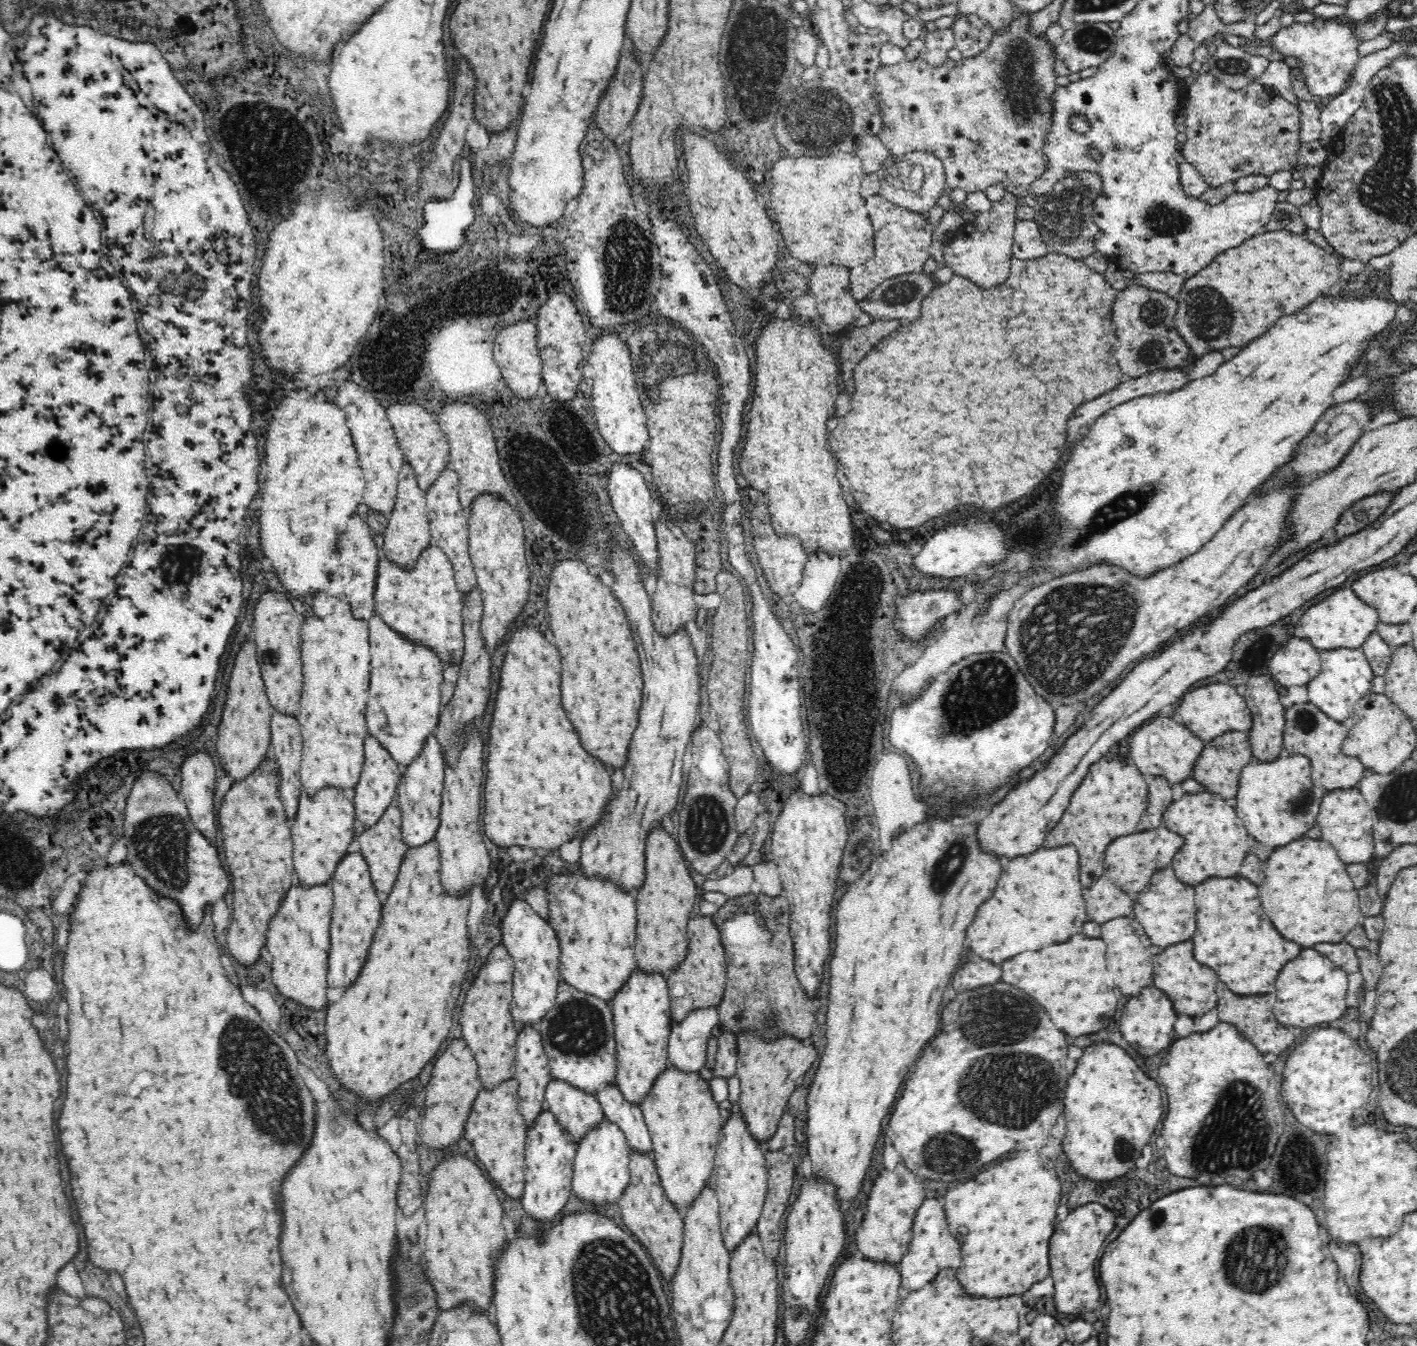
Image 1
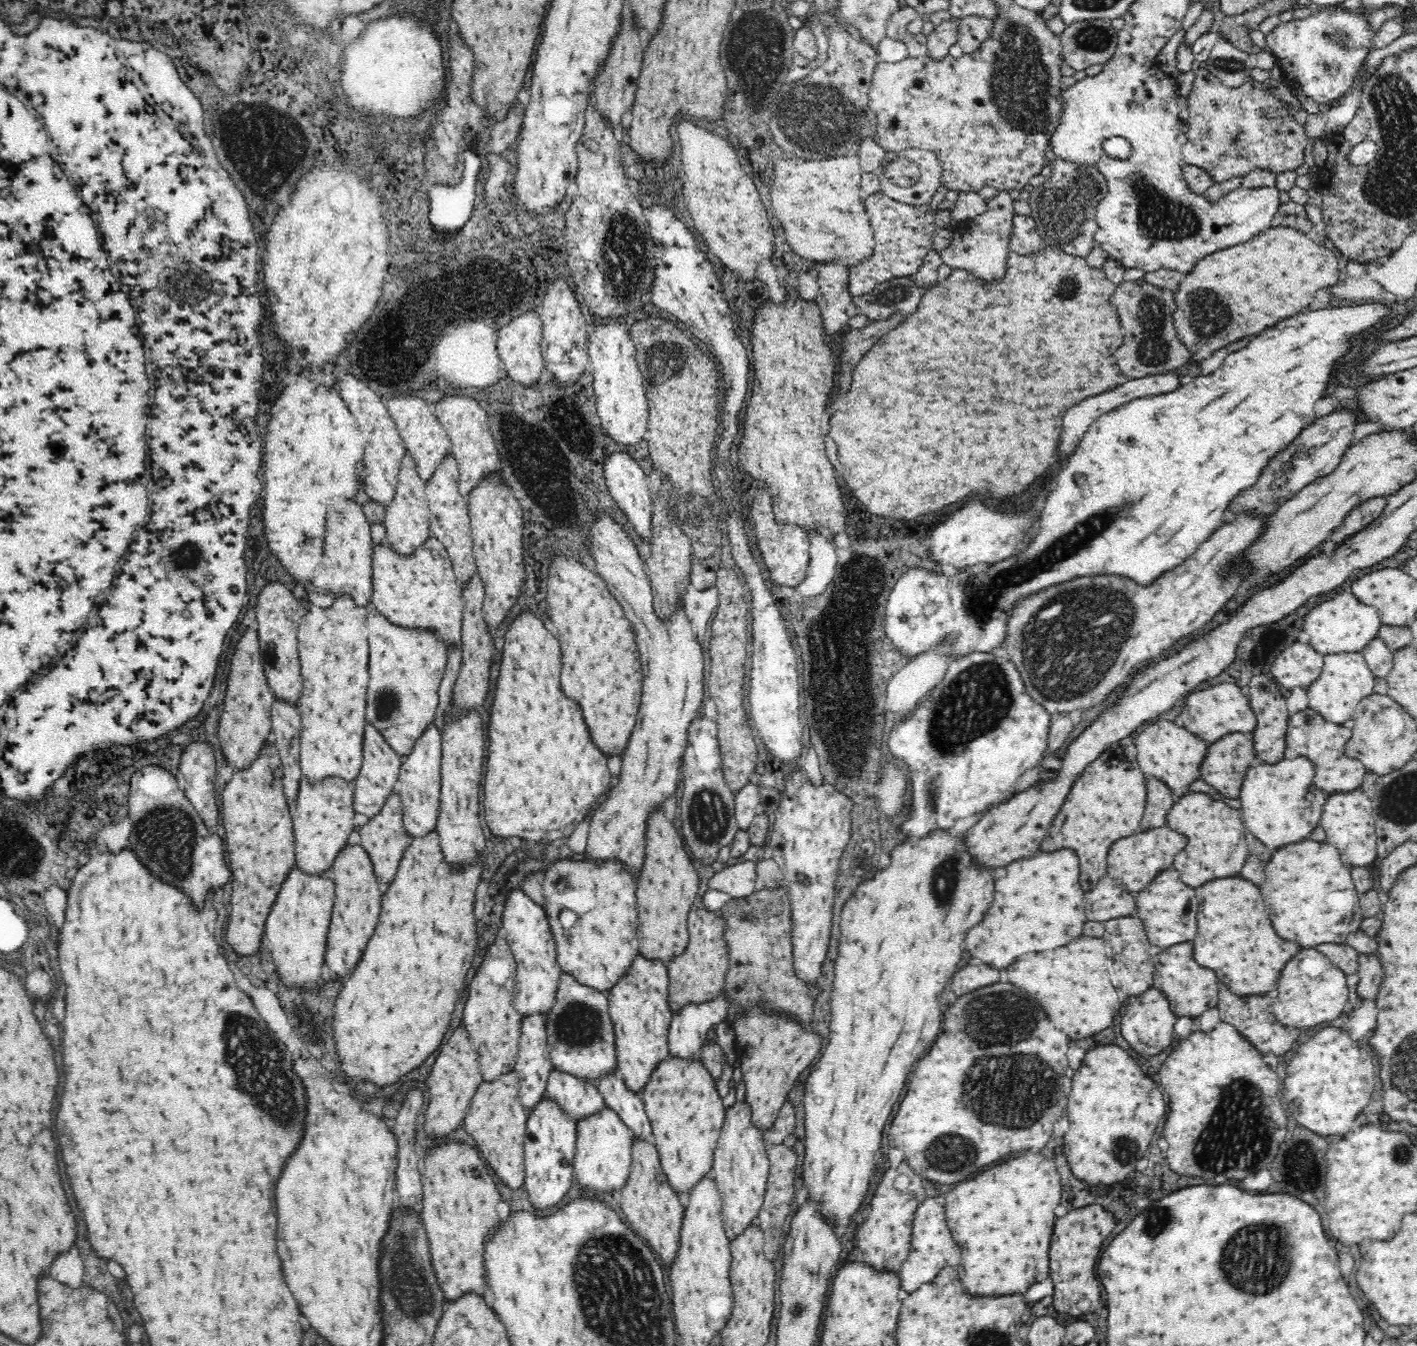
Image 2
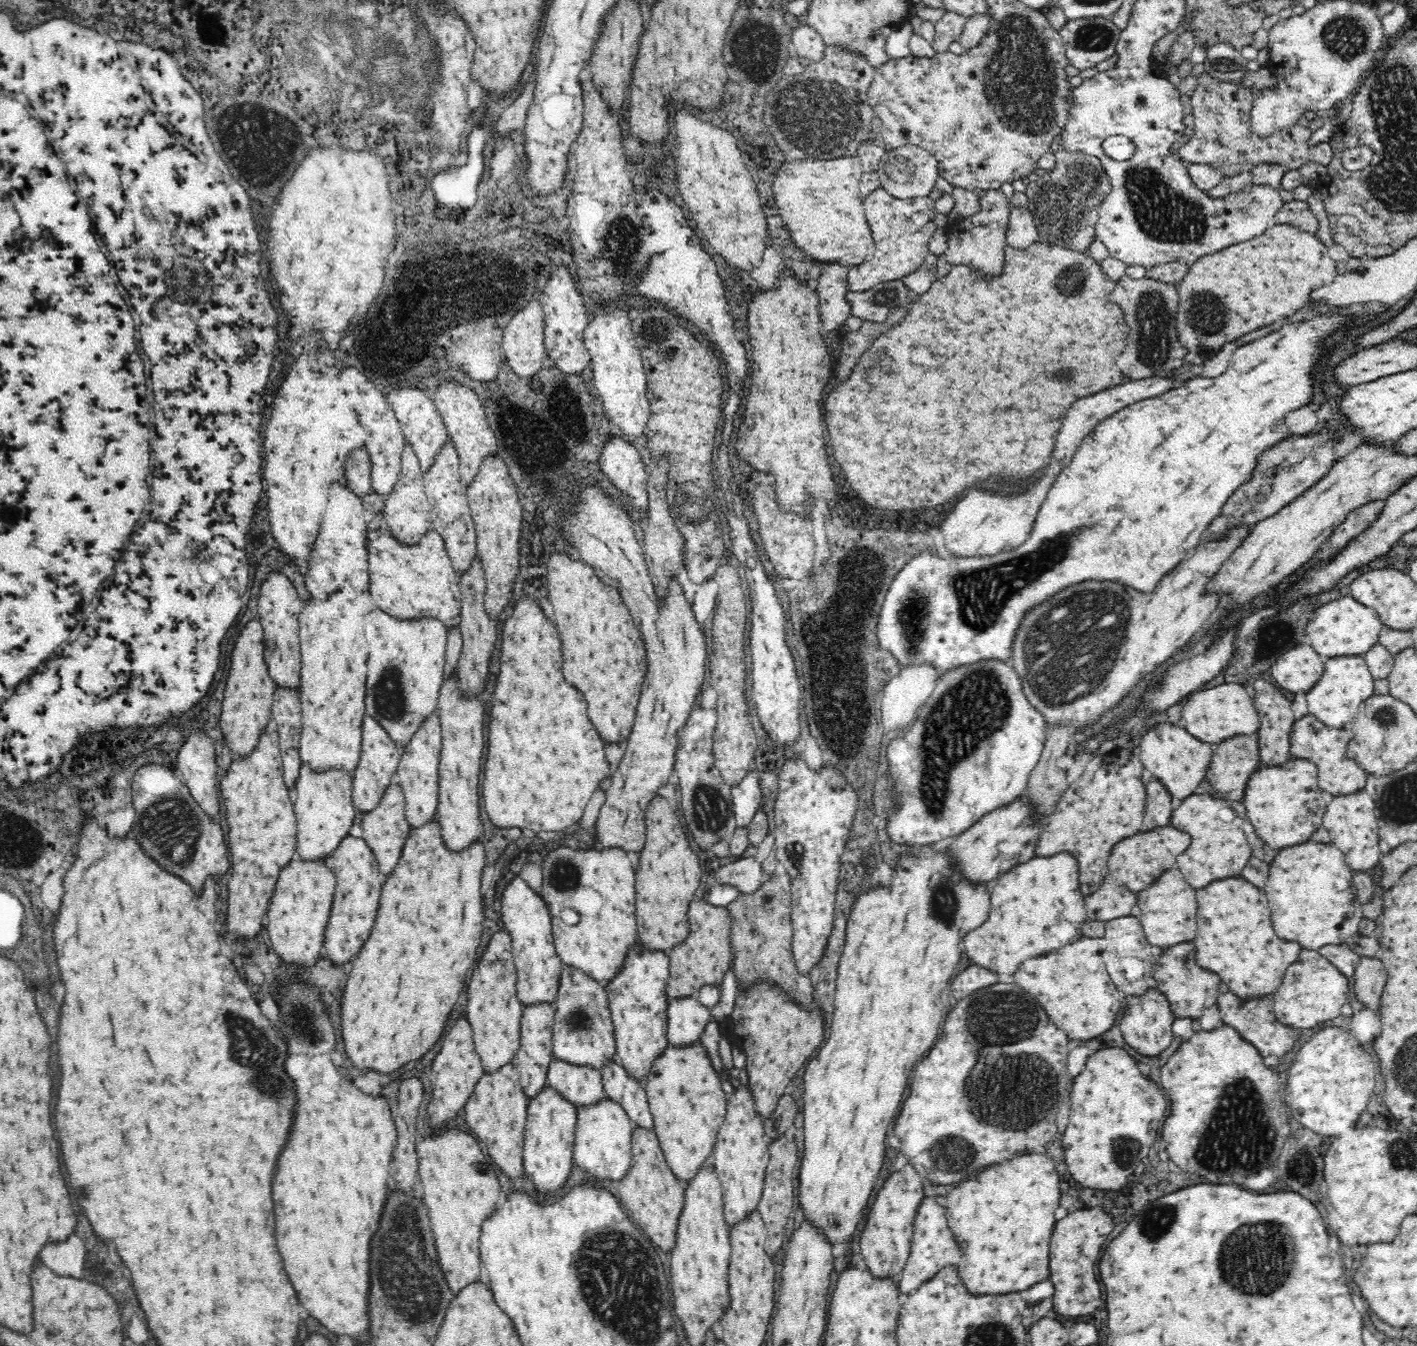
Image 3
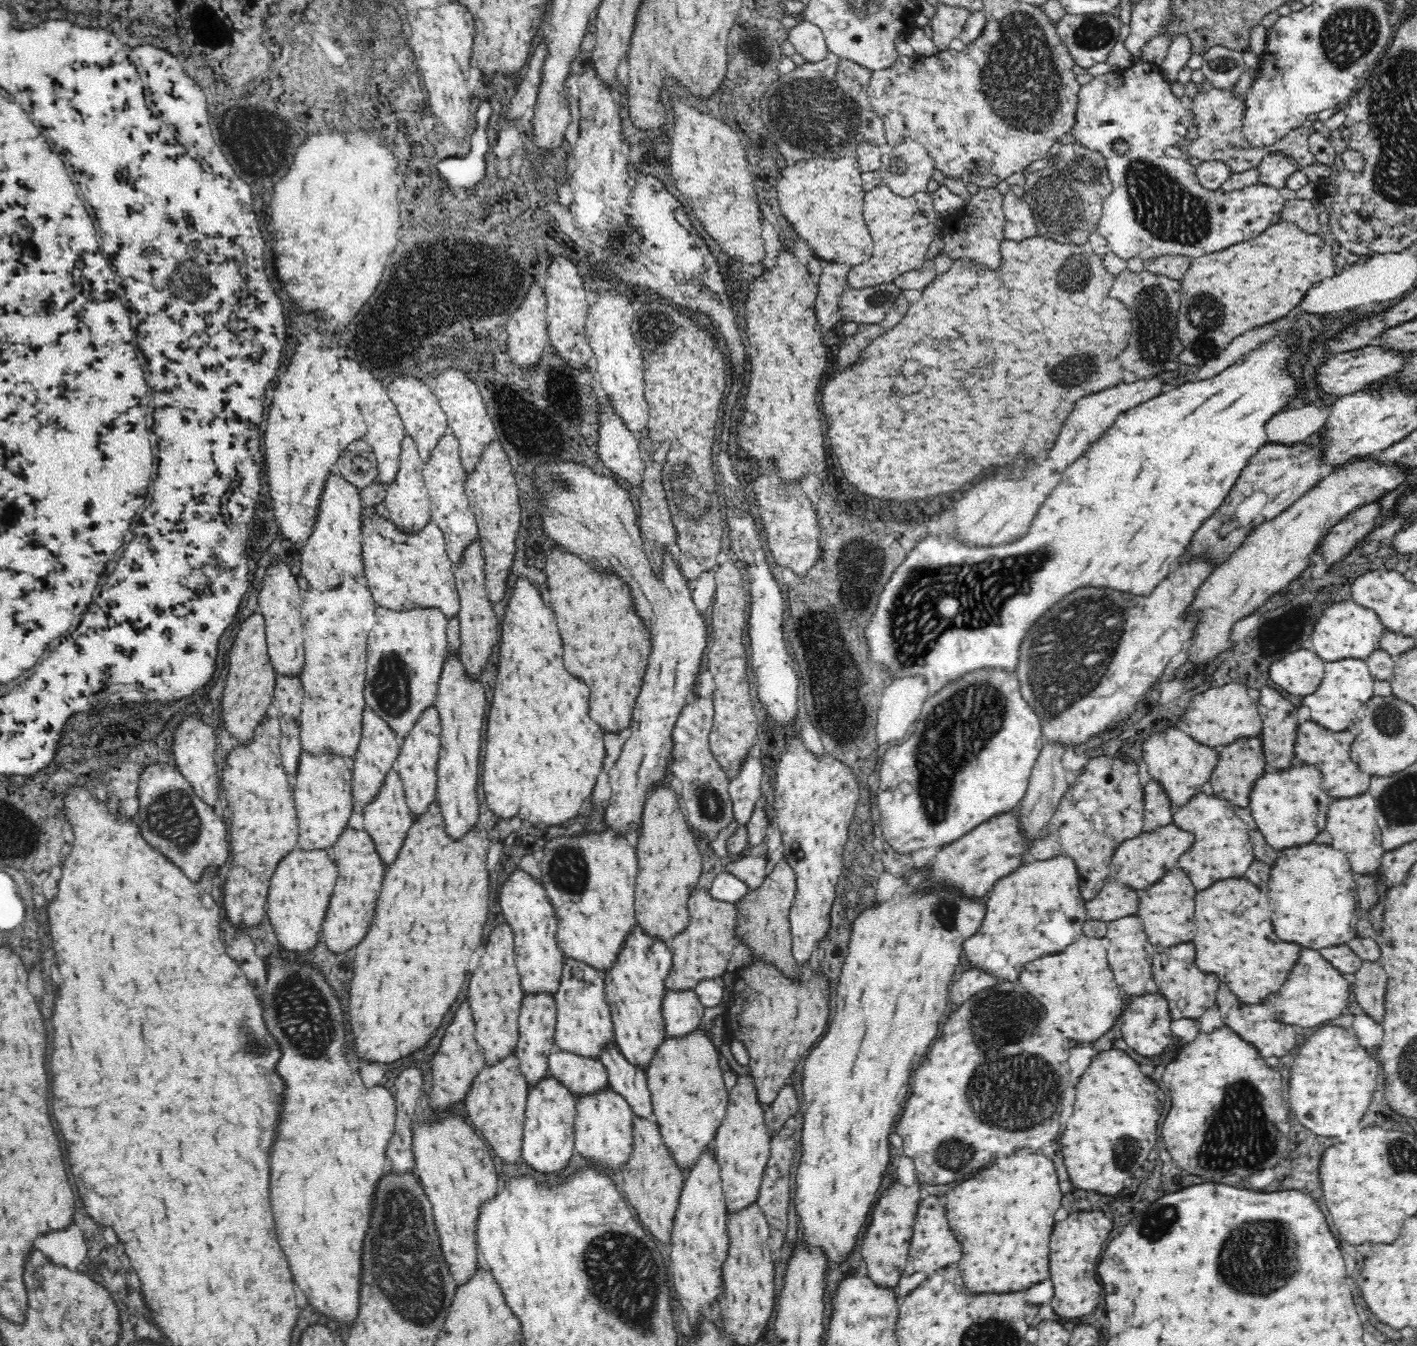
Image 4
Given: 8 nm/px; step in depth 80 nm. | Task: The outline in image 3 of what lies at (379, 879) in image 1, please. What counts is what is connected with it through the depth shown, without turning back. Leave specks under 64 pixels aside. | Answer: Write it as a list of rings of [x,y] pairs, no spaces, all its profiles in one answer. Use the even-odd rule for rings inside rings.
[[[390,780],[376,806],[362,813],[362,837],[368,841],[372,851],[376,852],[374,855],[380,862],[380,870],[384,874],[388,874],[396,866],[396,860],[400,858],[400,852],[408,838],[408,830],[411,829],[408,819],[406,819],[405,798],[400,783]]]

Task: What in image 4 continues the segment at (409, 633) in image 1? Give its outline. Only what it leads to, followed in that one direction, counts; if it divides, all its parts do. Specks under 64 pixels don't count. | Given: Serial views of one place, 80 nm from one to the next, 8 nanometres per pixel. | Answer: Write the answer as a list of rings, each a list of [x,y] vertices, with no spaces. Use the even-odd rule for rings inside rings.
[[[375,506],[364,508],[360,515],[360,530],[362,534],[362,564],[363,580],[376,602],[384,608],[409,609],[412,607],[438,607],[448,618],[454,618],[459,612],[459,592],[455,587],[453,562],[447,556],[447,543],[442,529],[436,521],[430,520],[422,528],[414,532],[406,531],[399,524],[386,516],[380,516]]]

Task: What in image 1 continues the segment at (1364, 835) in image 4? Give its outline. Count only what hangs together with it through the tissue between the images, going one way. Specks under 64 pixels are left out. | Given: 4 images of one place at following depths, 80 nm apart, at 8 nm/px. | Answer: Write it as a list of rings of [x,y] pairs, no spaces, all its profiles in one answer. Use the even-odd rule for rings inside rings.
[[[1356,788],[1328,791],[1322,799],[1322,808],[1318,816],[1318,826],[1322,830],[1322,836],[1326,842],[1334,844],[1334,848],[1340,852],[1340,858],[1346,864],[1362,864],[1370,862],[1374,858],[1374,818],[1370,814],[1370,807],[1364,795]]]

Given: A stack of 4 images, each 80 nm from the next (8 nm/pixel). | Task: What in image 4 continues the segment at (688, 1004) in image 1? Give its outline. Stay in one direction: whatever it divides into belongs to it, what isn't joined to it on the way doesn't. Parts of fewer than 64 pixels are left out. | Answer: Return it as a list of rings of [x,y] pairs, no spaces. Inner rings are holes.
[[[696,886],[688,899],[689,923],[669,942],[673,951],[672,968],[665,980],[666,989],[692,989],[703,980],[720,978],[727,972],[732,950],[738,944],[736,918],[739,907],[733,902],[718,900],[710,889]]]

